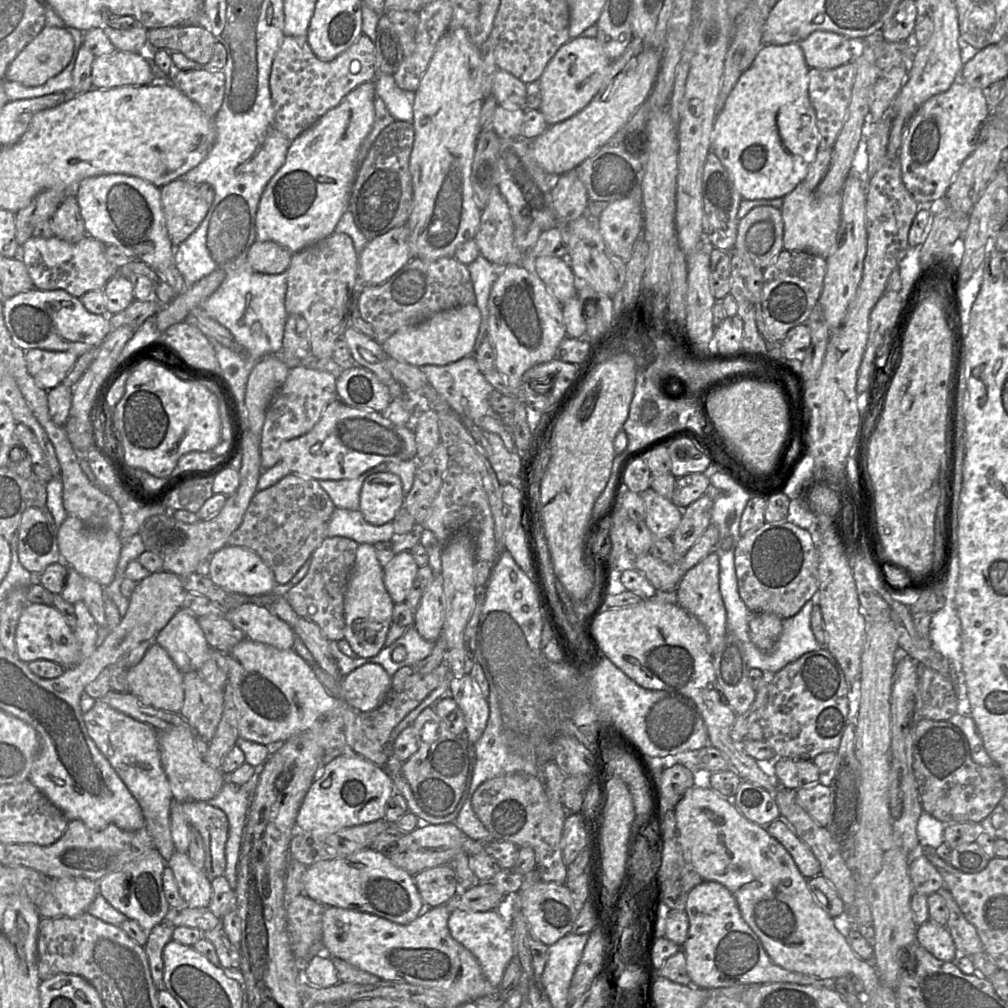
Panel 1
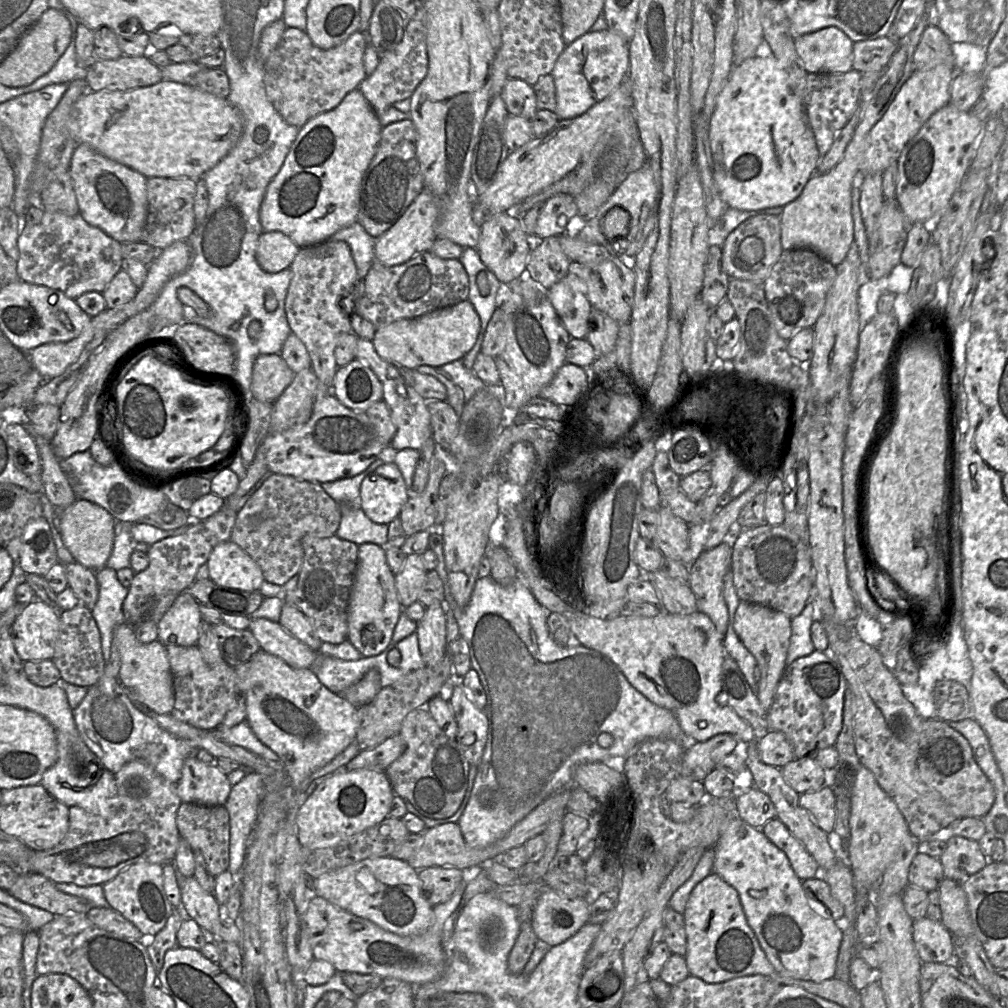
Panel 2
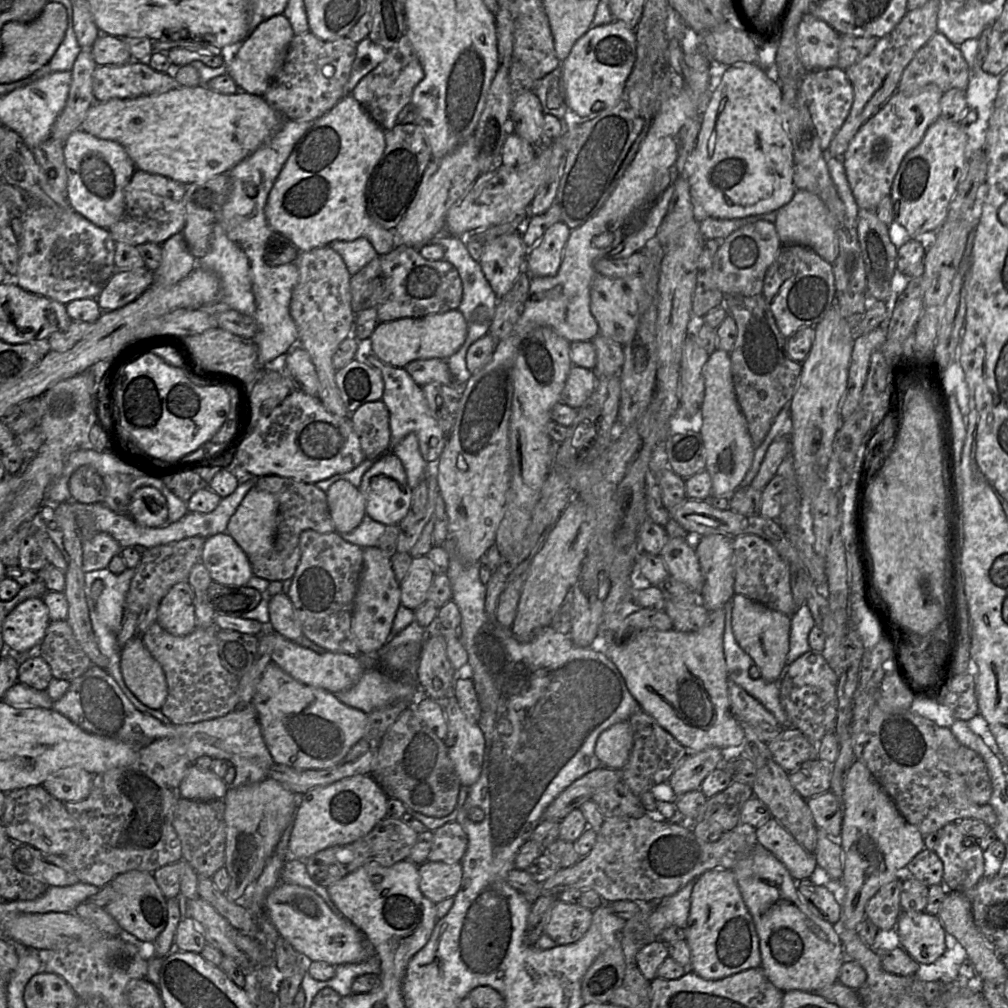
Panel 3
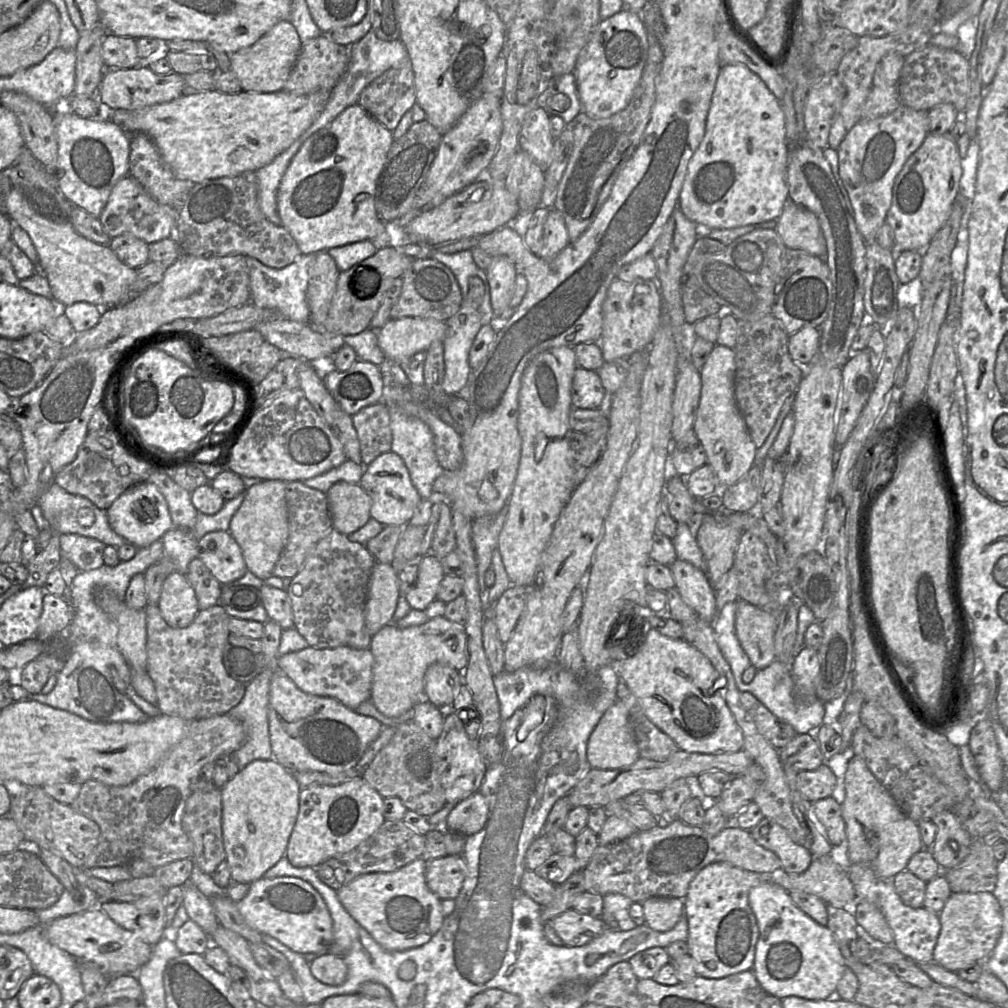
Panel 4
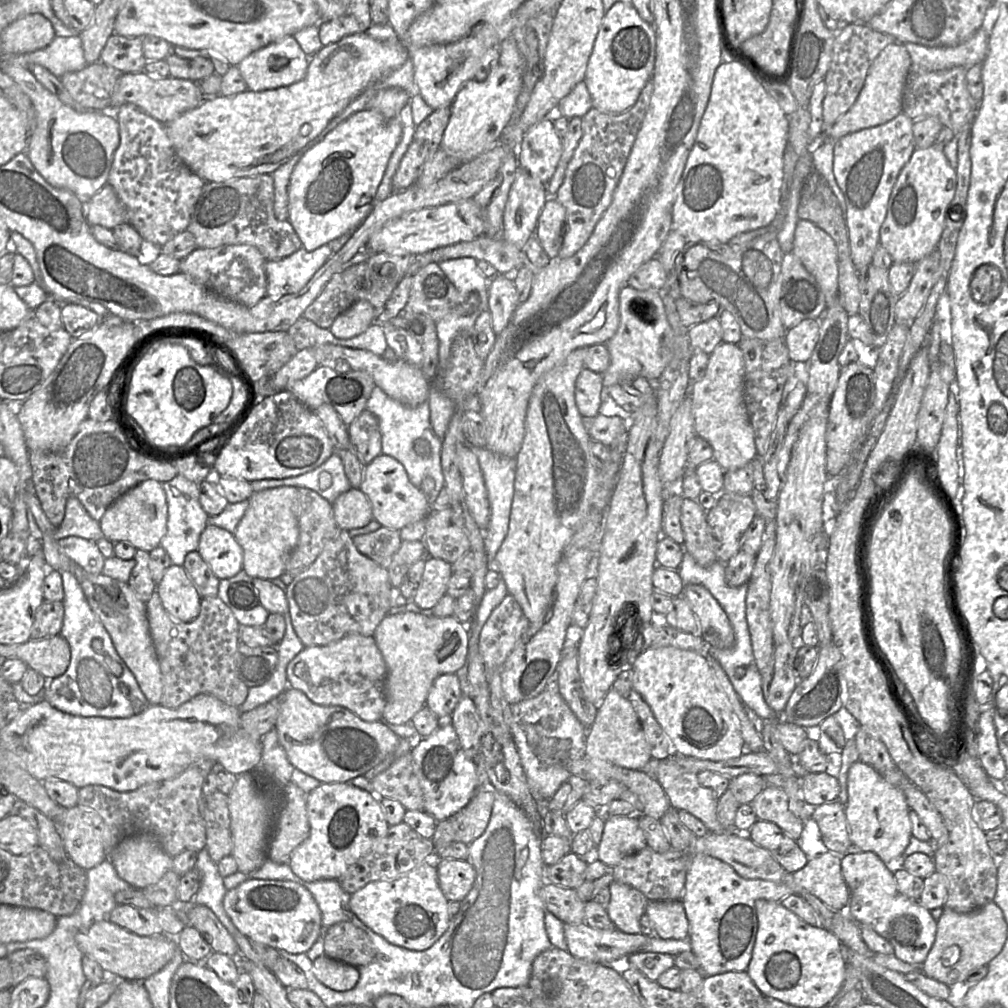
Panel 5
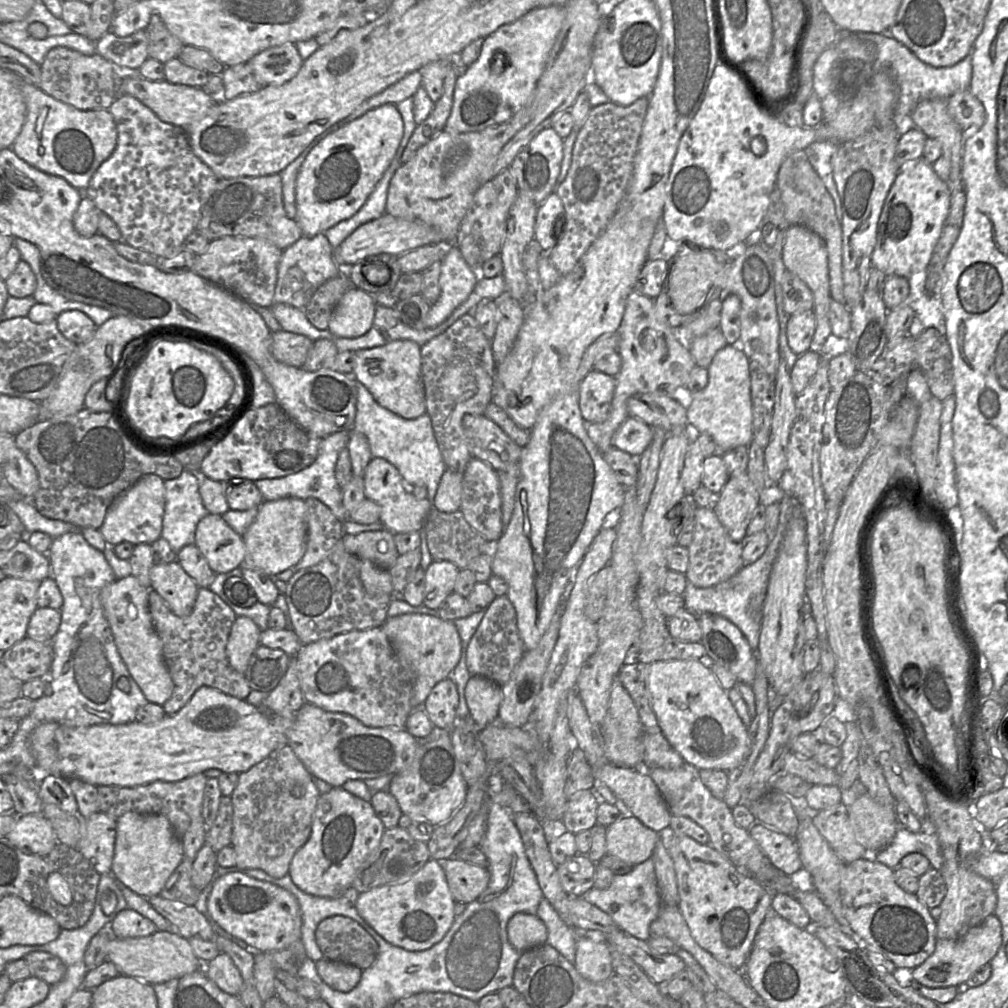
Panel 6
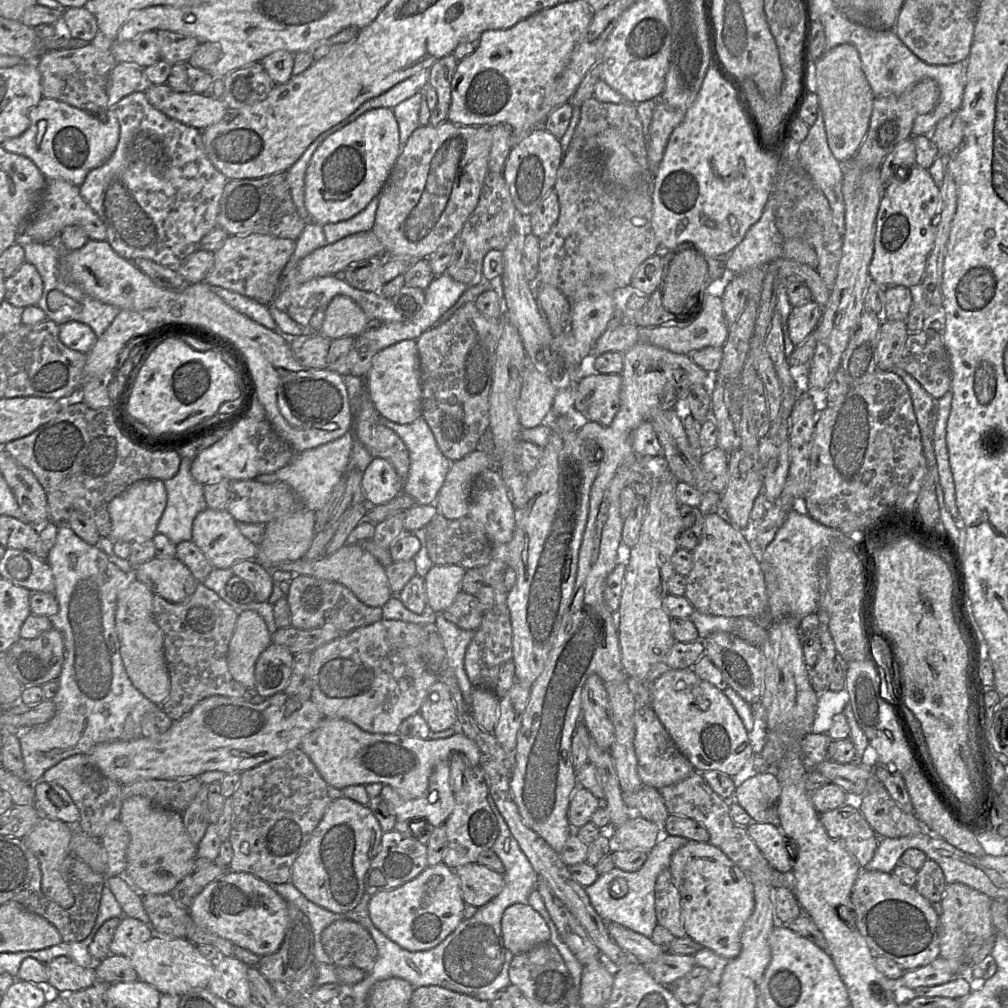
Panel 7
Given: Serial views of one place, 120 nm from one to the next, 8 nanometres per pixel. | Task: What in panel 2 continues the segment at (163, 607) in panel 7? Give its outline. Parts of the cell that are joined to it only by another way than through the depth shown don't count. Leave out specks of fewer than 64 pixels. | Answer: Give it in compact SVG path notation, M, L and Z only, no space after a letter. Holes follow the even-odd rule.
M168 644L165 645L165 647L173 676L173 688L175 694L175 704L170 715L179 721L205 730L214 730L219 727L227 712L233 706L235 698L238 695L238 676L234 668L225 661L217 665L207 664L197 645L178 646Z

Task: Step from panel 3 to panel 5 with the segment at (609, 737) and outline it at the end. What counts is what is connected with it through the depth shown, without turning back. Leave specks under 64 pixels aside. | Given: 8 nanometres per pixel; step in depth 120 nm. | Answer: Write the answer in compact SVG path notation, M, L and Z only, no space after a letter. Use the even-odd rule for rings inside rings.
M614 689L606 694L593 725L587 730L585 754L631 770L641 770L652 758L650 746L632 704Z

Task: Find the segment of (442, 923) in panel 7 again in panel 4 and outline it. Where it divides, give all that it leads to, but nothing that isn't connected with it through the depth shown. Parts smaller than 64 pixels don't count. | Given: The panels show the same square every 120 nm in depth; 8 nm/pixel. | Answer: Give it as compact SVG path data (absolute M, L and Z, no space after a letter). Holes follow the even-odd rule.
M422 858L401 867L394 872L363 874L336 891L337 898L351 917L359 923L373 939L388 951L403 951L420 947L441 928L444 915L441 900L427 887L425 870L427 862Z

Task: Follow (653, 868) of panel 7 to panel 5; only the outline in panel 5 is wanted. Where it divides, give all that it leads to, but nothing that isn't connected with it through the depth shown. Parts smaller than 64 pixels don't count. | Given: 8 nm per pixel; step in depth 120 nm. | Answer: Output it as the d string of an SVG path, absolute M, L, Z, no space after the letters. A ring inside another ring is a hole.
M613 881L610 885L610 903L606 912L614 926L629 934L641 934L640 918L646 914L650 900L639 890Z

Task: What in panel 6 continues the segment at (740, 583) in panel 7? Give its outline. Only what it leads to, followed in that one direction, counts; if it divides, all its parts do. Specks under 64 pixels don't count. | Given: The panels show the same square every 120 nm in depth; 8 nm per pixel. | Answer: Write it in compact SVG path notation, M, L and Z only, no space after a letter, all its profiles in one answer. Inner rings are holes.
M698 507L695 511L693 539L687 547L689 565L685 573L687 581L699 588L715 586L735 575L743 566L742 543L734 542L710 507Z

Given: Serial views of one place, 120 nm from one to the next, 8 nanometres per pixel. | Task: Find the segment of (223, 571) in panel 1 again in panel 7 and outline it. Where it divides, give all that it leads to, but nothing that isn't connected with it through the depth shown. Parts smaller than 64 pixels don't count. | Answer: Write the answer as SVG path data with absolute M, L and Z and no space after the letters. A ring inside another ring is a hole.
M206 508L194 519L192 541L217 569L230 569L236 562L255 560L258 546L248 540L239 530L238 522L227 510L217 511Z

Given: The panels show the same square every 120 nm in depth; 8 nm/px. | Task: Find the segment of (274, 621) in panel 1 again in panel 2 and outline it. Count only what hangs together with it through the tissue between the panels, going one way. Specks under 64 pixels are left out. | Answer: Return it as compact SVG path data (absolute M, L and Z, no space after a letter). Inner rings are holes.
M265 618L251 619L248 629L262 650L281 658L290 667L311 669L319 652L291 635L278 623Z

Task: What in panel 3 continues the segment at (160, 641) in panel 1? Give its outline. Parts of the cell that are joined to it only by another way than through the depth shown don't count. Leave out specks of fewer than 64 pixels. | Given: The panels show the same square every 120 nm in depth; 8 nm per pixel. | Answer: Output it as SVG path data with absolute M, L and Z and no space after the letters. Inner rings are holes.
M188 582L171 587L159 603L158 624L170 634L185 636L196 628L195 594Z

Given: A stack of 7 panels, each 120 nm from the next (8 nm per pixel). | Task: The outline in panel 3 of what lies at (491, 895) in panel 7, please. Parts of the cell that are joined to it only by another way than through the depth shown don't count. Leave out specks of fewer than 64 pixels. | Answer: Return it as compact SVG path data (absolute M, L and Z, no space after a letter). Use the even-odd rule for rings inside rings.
M425 861L418 865L419 889L434 904L453 898L462 879L462 865L459 862Z

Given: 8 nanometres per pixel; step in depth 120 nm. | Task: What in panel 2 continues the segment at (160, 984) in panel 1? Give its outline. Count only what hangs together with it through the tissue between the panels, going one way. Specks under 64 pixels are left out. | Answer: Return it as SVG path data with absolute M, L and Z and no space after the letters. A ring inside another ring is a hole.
M174 908L165 926L145 942L147 953L157 972L163 967L166 952L177 946L177 931L184 918L189 917L184 916L183 909Z

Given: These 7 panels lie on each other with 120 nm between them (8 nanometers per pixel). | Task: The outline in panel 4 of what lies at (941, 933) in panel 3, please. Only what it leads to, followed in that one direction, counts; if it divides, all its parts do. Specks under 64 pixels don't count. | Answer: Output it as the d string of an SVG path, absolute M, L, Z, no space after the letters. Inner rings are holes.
M849 863L846 869L854 887L856 902L873 904L882 912L893 932L894 946L899 952L917 964L933 962L934 948L941 931L939 915L924 906L912 908L905 905L892 881L880 878L868 865Z

